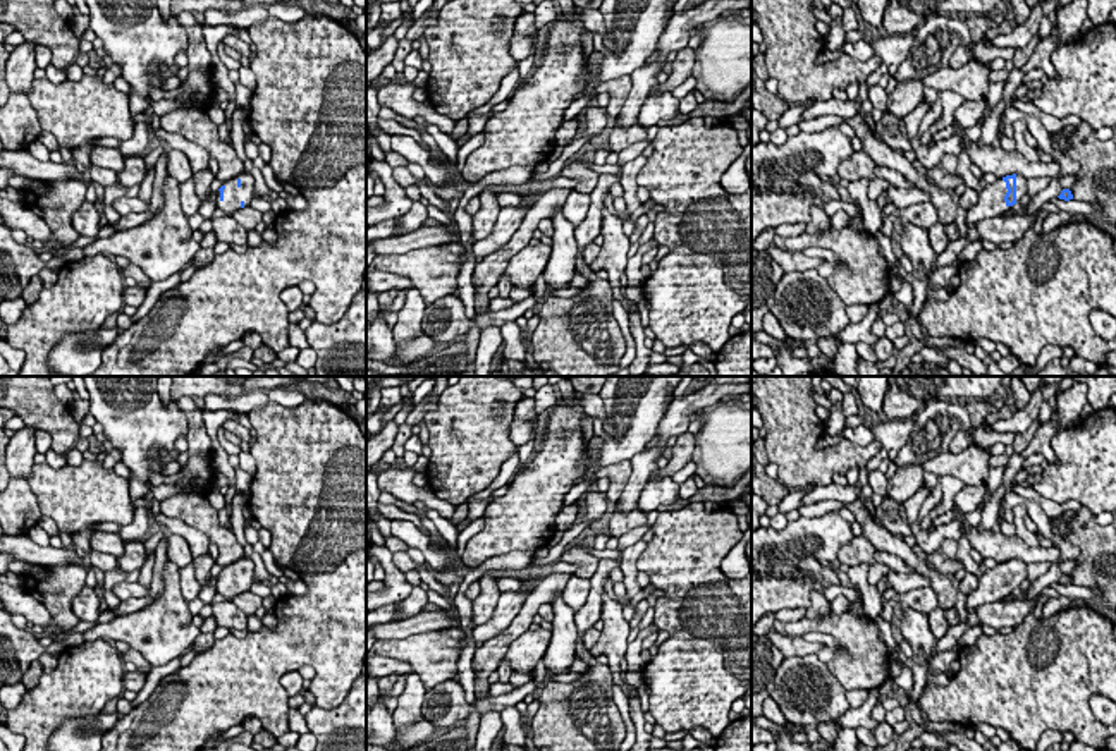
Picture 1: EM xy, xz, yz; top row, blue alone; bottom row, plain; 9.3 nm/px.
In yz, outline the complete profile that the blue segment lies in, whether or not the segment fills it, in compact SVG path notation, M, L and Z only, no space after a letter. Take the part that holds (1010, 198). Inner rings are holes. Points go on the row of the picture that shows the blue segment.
M1016 174L987 182L978 192L978 203L966 211L965 223L970 225L999 217L1020 203L1025 194L1028 194L1028 180Z

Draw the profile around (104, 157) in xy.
M93 144L89 153L89 163L93 167L110 168L117 174L124 170L124 160L126 156L119 150L103 144Z

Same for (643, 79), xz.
M657 58L650 64L641 65L640 69L631 72L631 91L629 96L616 117L616 124L621 127L631 127L638 122L640 108L648 98L648 93L653 86L659 84L657 74L662 70L662 65L657 62Z

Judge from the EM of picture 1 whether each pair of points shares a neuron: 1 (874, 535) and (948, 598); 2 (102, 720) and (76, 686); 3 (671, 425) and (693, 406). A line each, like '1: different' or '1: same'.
1: same
2: different
3: same

